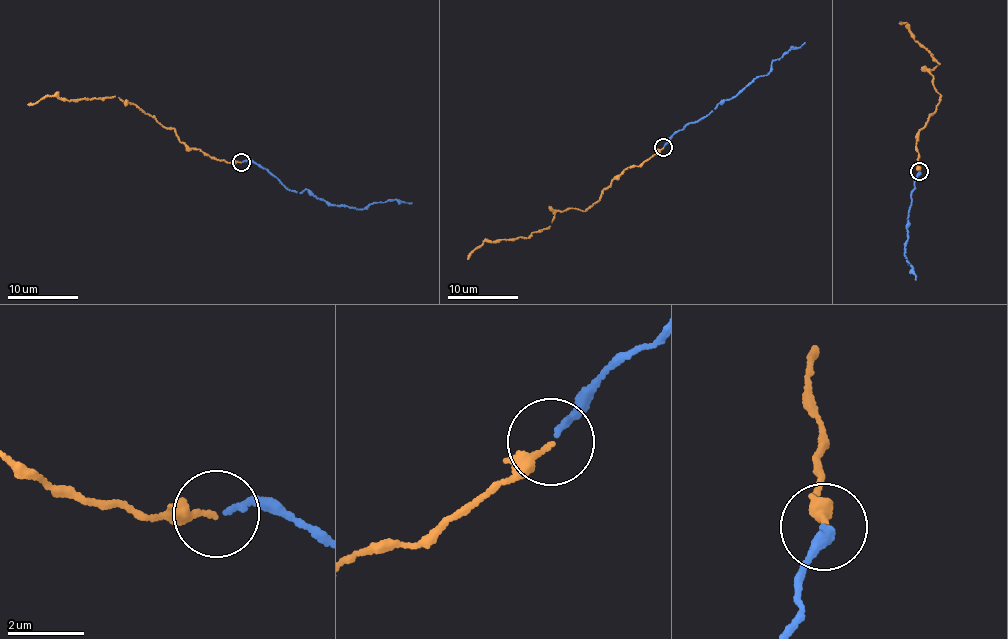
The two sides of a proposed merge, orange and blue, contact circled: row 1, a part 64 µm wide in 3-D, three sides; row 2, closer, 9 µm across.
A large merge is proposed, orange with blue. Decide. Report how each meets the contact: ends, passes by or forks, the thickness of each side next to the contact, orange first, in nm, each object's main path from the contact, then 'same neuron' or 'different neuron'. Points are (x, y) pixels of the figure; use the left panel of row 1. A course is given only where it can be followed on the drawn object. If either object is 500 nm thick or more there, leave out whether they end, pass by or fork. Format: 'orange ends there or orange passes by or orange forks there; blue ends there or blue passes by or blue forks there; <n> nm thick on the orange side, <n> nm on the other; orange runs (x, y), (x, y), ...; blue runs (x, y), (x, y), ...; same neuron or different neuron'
orange passes by; blue ends there; 170 nm thick on the orange side, 160 nm on the other; orange runs (241, 161), (217, 161), (191, 149), (172, 128), (114, 97), (67, 101), (53, 96), (28, 105); blue runs (242, 162), (253, 160), (290, 190), (305, 189), (337, 206), (363, 209), (396, 199), (411, 203); same neuron

